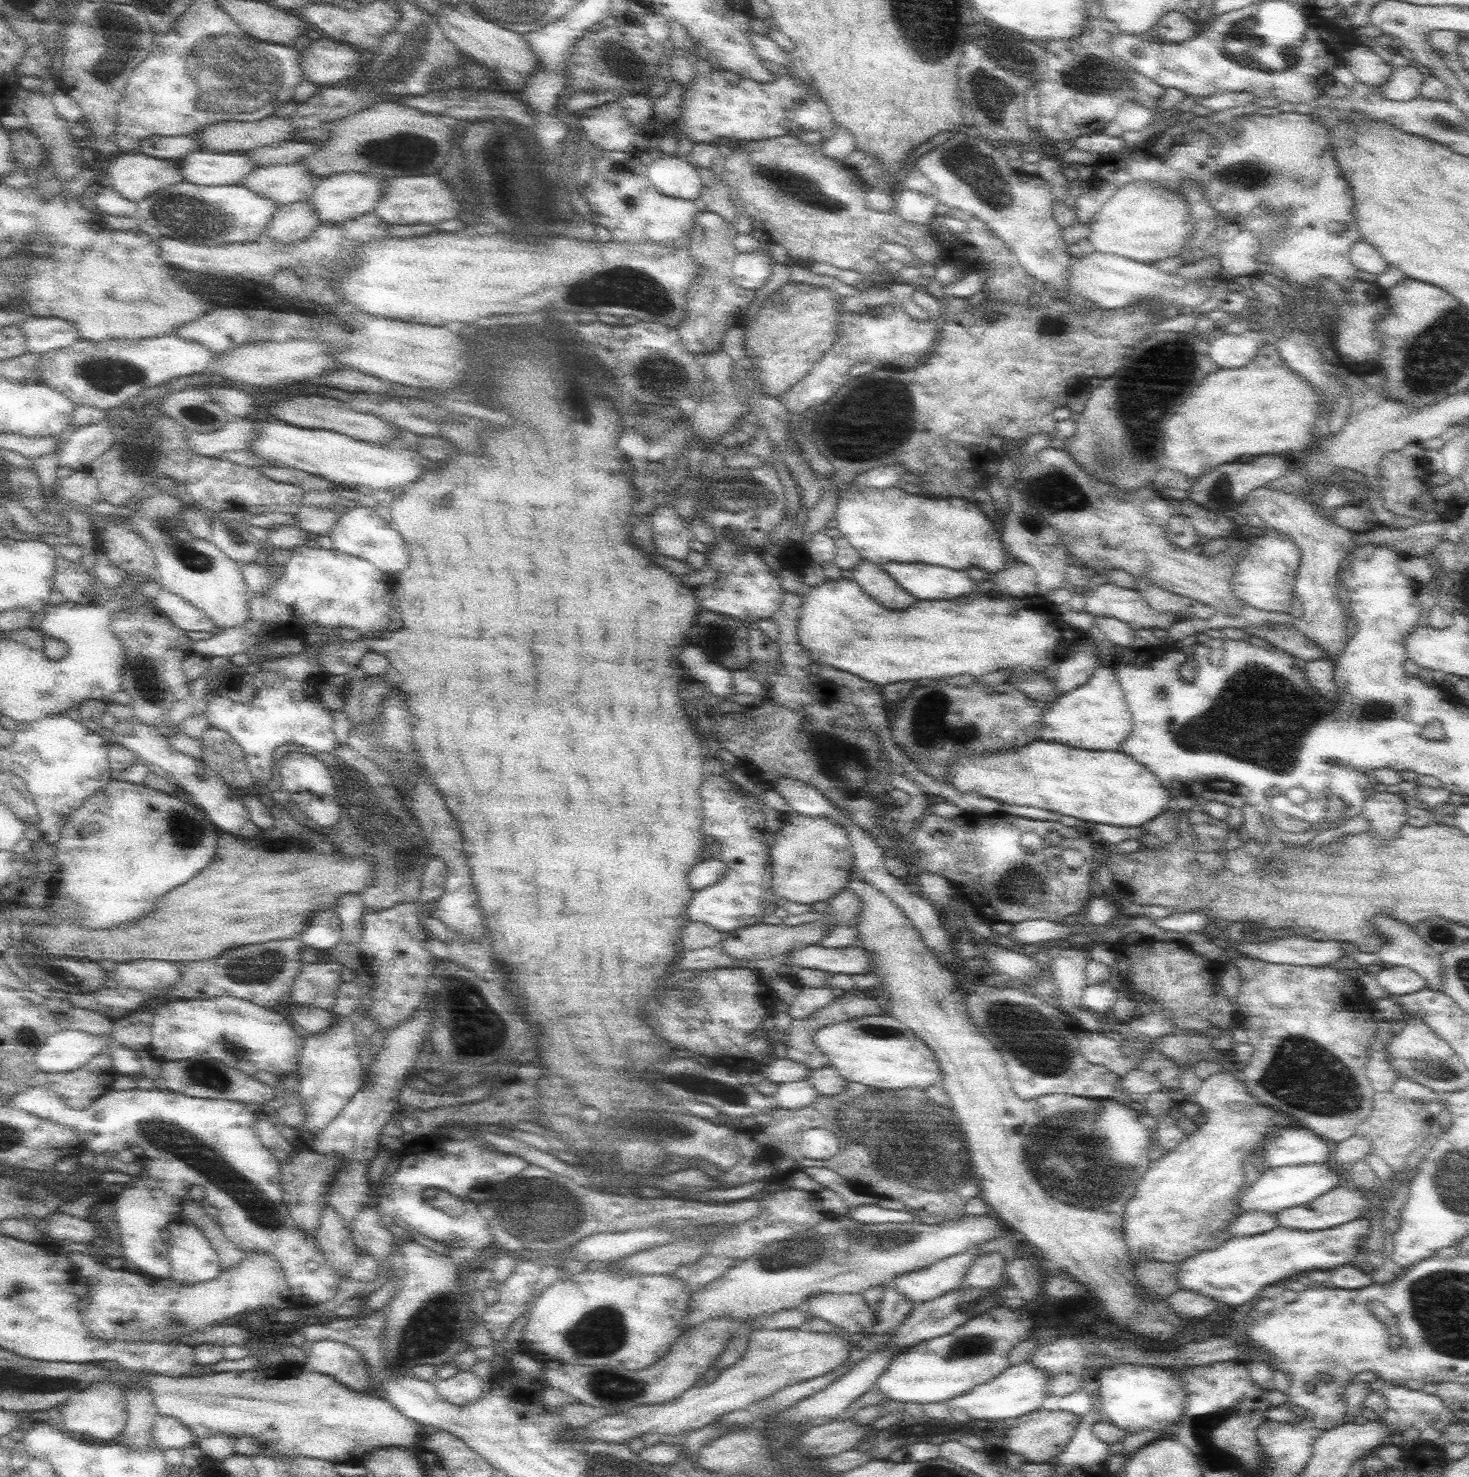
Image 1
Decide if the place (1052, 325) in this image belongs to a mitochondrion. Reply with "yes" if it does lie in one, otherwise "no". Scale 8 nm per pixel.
yes

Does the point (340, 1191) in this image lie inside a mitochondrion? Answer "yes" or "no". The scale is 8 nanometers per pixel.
yes

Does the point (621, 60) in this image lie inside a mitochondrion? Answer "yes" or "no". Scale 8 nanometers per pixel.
yes

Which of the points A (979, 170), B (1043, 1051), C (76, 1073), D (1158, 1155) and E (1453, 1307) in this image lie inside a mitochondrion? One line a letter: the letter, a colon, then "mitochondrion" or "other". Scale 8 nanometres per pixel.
A: mitochondrion
B: mitochondrion
C: other
D: other
E: mitochondrion

